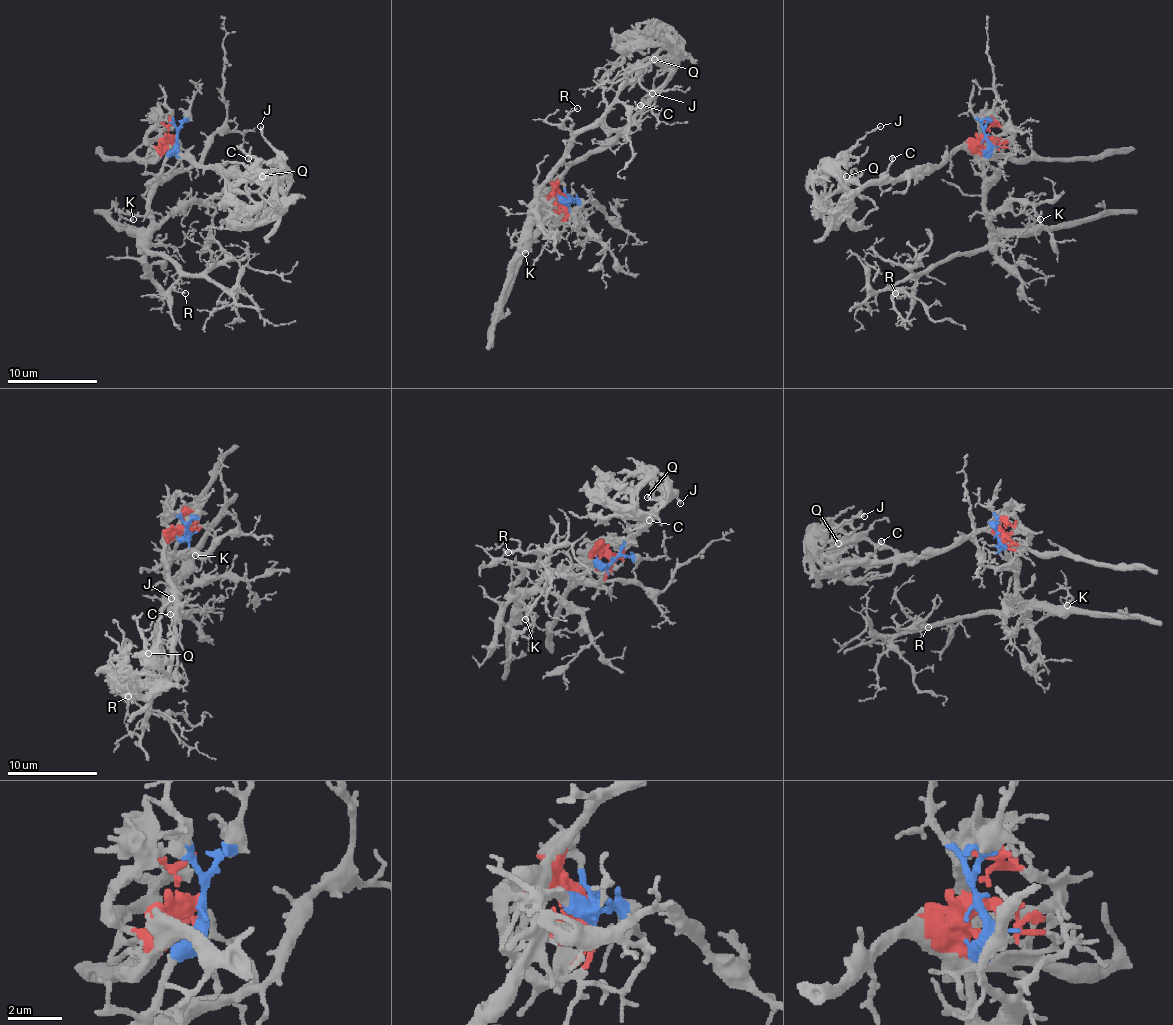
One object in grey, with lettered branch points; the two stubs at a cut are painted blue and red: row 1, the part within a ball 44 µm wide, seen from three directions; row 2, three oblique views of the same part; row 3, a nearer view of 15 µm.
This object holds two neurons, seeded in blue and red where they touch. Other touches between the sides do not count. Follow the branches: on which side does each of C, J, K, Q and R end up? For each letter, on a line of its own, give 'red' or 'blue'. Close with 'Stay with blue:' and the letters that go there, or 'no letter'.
C: red
J: red
K: blue
Q: red
R: blue
Stay with blue: K, R

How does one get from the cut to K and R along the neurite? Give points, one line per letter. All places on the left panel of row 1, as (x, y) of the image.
K: (174, 137), (176, 150), (163, 166), (145, 229), (131, 229), (127, 218), (133, 218)
R: (174, 137), (176, 150), (165, 162), (149, 204), (147, 245), (176, 268), (178, 279), (172, 288), (185, 292)

